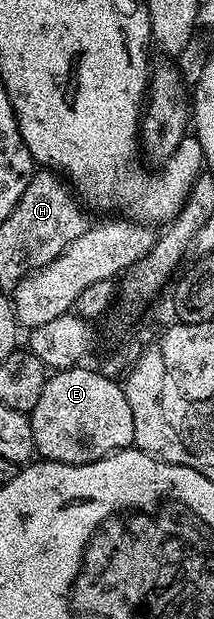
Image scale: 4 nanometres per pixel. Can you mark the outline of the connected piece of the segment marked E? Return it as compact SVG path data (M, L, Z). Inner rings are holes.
M83 368L52 372L43 385L41 399L37 399L37 407L33 407L29 415L35 447L40 458L60 461L66 465L84 465L117 453L121 449L130 449L135 444L133 410L129 407L129 399L125 395L123 385L119 381L109 379L98 368Z

